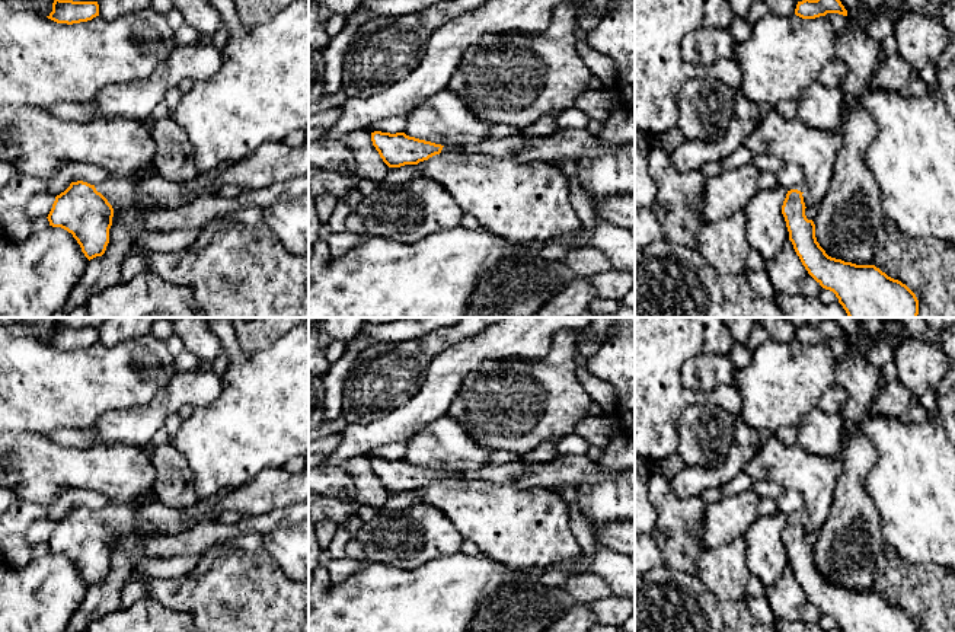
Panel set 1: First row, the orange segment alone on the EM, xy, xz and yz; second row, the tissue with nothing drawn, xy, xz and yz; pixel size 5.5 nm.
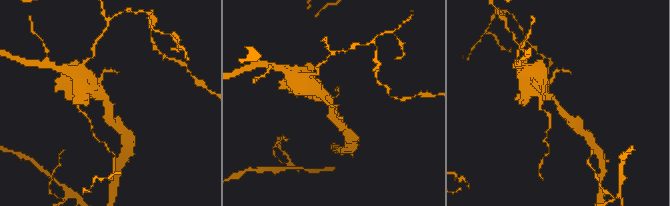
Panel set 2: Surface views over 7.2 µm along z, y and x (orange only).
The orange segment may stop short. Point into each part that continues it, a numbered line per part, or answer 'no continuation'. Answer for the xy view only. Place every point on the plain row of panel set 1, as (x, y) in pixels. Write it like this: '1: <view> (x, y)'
1: xy (169, 520)

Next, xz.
1: xz (502, 474)

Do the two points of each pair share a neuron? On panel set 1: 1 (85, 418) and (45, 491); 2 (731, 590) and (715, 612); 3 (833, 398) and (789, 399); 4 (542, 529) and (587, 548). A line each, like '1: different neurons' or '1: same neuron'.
1: different neurons
2: different neurons
3: different neurons
4: different neurons

